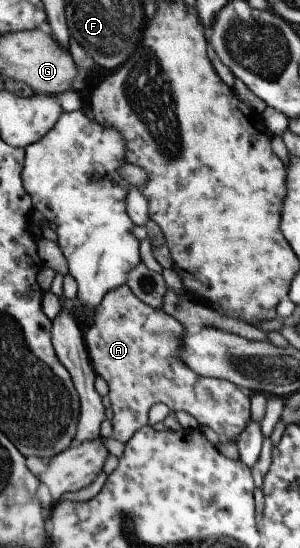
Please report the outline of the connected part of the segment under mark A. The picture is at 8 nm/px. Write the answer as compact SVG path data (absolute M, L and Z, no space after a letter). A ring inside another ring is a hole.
M126 283L118 285L116 289L110 289L98 303L94 311L94 323L83 329L83 343L94 374L102 378L108 386L107 395L112 409L110 423L115 441L125 445L141 426L147 425L147 410L156 403L166 405L172 412L190 414L198 427L207 426L217 436L224 435L228 440L234 441L246 427L250 418L250 394L230 381L200 377L190 371L180 361L180 343L185 330L174 317L161 310L154 310L140 301Z

